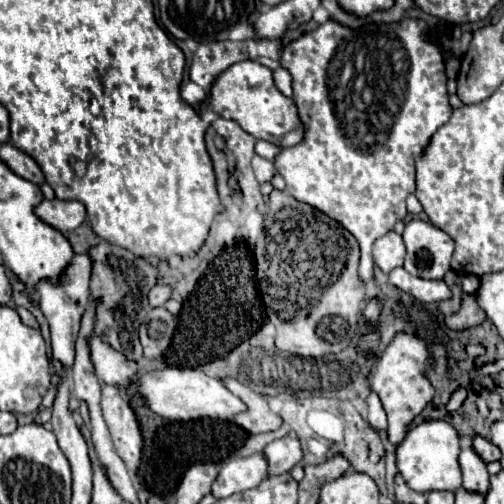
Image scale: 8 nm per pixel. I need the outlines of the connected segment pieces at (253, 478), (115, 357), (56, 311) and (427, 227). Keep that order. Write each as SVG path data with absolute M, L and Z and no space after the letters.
M258 452L258 454L248 456L248 458L231 457L230 462L220 468L220 474L218 474L216 482L212 484L212 494L216 498L228 498L232 494L238 494L238 492L256 488L266 476L268 476L268 460L264 460L264 452Z
M98 336L90 338L90 354L100 382L106 384L126 386L126 382L130 382L130 378L140 370L136 362L126 360L124 354L112 350Z
M78 254L74 256L72 264L68 266L68 270L64 272L64 276L60 278L58 284L50 284L50 282L40 282L38 284L38 296L40 296L40 308L42 314L46 316L48 324L50 324L50 332L52 332L52 358L60 360L62 368L72 368L72 360L76 356L76 336L78 336L78 328L80 328L80 318L88 306L88 280L92 276L92 258L88 254Z
M412 218L404 228L406 260L404 268L420 278L438 280L450 270L450 256L454 252L454 240L434 224Z

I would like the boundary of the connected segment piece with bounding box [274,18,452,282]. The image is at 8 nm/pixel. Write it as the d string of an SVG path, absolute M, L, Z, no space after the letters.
M404 18L400 22L394 24L364 24L358 30L352 30L336 20L328 20L324 24L320 24L316 30L302 34L298 40L290 42L284 52L282 52L282 60L280 64L290 70L292 74L292 88L294 88L294 102L298 106L300 112L300 120L304 120L304 140L292 148L286 148L280 152L280 156L276 158L274 166L276 170L282 174L282 178L286 180L286 192L290 196L294 196L300 202L306 202L314 208L318 208L320 212L328 214L330 218L334 218L336 222L340 222L348 232L352 232L360 244L360 278L364 282L372 280L372 244L376 238L388 234L394 224L398 220L402 220L406 216L406 198L408 194L412 194L416 190L416 174L414 174L414 156L426 146L426 142L430 140L430 136L448 122L452 108L448 104L448 92L446 92L446 74L444 74L444 58L442 58L442 50L438 46L438 42L434 42L430 38L428 26L424 20L412 20L412 18Z

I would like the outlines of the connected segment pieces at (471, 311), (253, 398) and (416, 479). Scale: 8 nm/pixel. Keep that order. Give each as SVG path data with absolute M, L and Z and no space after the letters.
M464 294L460 310L446 318L446 326L452 330L464 330L464 328L472 328L484 320L486 320L484 310L476 304L476 298L472 294Z
M226 378L224 384L228 386L230 392L234 392L248 406L248 412L238 414L234 418L234 422L240 428L244 428L250 434L264 434L264 432L274 432L282 426L282 418L270 410L268 400L262 394L250 390L246 384L232 380L232 378Z
M428 420L412 428L396 448L396 464L406 484L416 492L430 490L458 490L462 486L462 472L458 466L460 440L456 430L444 420Z

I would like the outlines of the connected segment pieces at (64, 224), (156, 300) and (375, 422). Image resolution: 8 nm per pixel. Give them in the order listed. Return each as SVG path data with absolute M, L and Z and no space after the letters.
M42 200L36 210L34 210L44 222L48 222L50 226L54 226L56 230L60 230L62 234L68 234L72 230L76 230L84 220L86 220L86 212L84 212L84 204L72 200Z
M156 284L150 294L148 294L148 300L150 300L150 306L164 306L166 300L172 298L172 286L170 284Z
M372 392L366 402L368 402L368 416L366 416L368 424L376 430L386 430L386 412L380 404L380 398Z

